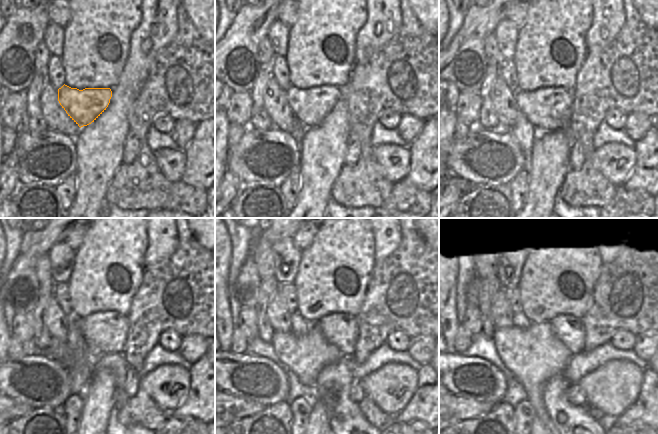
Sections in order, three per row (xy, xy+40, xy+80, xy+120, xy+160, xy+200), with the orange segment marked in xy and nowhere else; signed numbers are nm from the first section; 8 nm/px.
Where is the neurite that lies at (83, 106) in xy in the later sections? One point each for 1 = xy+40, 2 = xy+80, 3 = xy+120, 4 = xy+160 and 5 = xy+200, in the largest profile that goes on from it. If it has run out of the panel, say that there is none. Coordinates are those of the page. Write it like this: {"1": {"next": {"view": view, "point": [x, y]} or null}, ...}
{"1": {"next": {"view": "xy+40", "point": [310, 106]}}, "2": {"next": {"view": "xy+80", "point": [547, 109]}}, "3": {"next": {"view": "xy+120", "point": [107, 331]}}, "4": {"next": {"view": "xy+160", "point": [341, 330]}}, "5": {"next": {"view": "xy+200", "point": [569, 329]}}}

